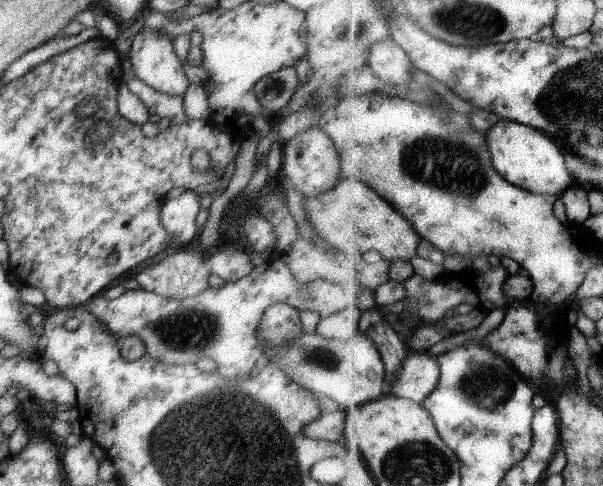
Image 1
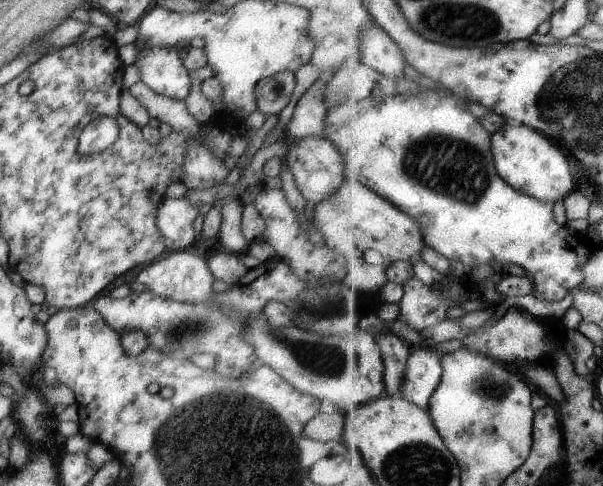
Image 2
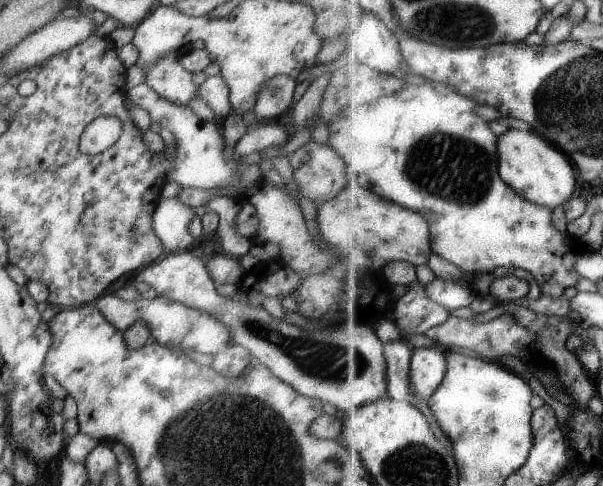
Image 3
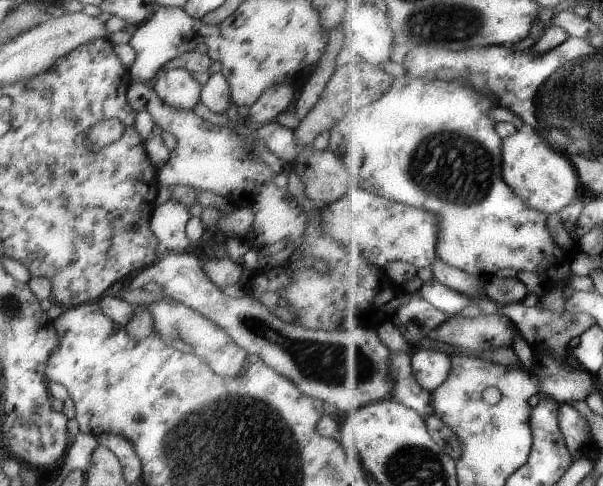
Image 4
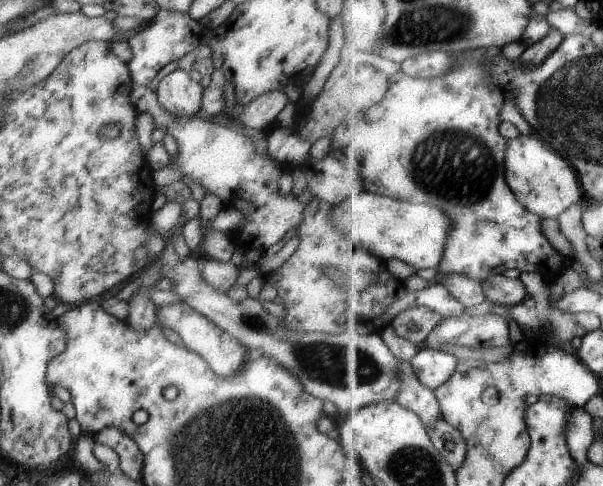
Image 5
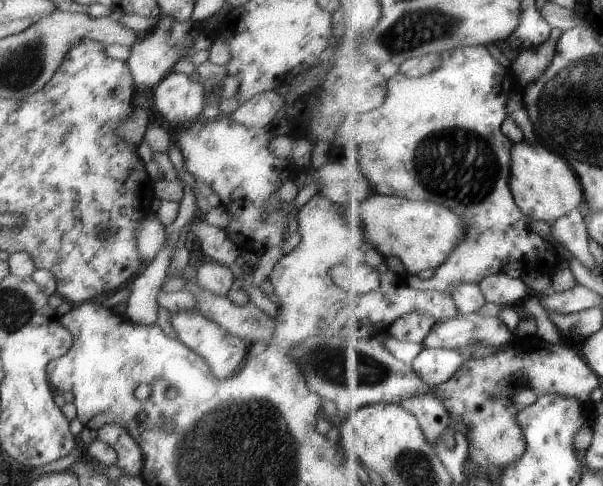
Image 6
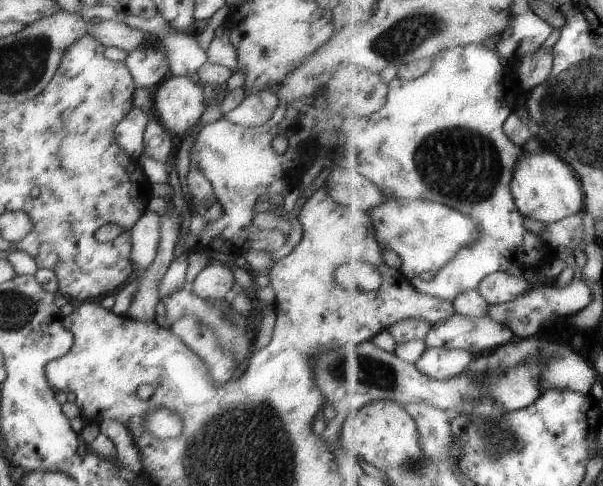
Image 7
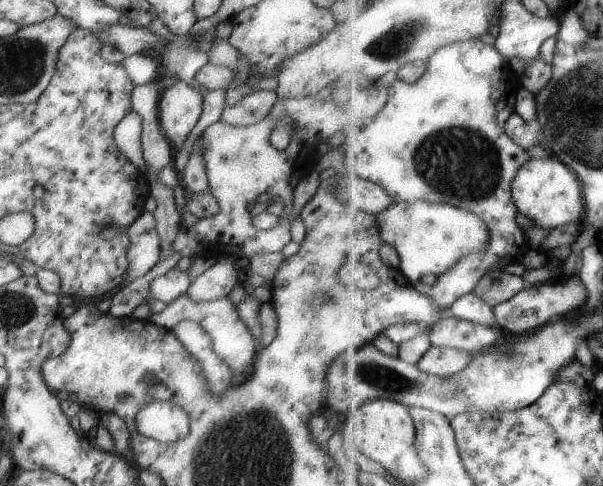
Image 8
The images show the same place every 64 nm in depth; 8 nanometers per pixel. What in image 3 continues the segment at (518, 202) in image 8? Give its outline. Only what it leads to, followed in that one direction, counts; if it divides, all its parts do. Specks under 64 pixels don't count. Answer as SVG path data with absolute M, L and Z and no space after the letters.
M531 127L507 130L499 137L498 151L503 180L525 198L553 209L565 204L575 192L577 176L572 159Z

